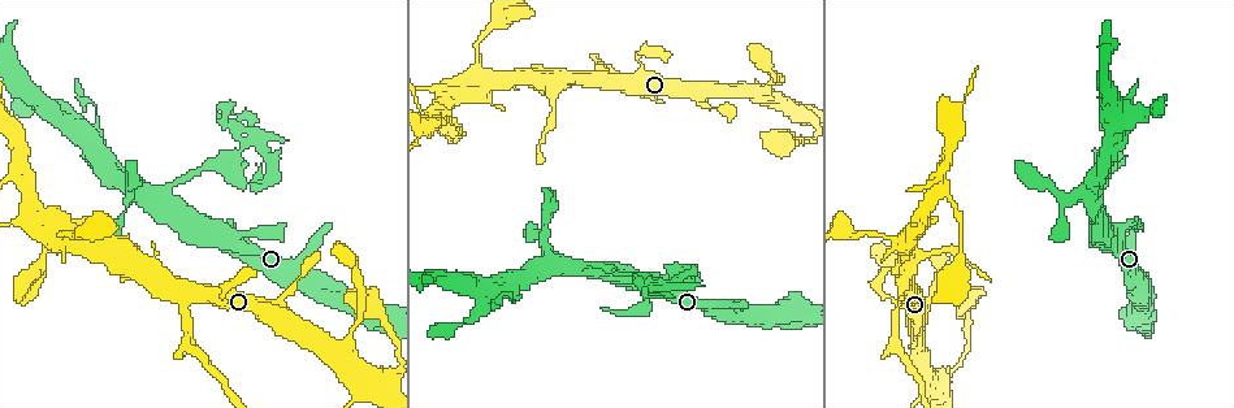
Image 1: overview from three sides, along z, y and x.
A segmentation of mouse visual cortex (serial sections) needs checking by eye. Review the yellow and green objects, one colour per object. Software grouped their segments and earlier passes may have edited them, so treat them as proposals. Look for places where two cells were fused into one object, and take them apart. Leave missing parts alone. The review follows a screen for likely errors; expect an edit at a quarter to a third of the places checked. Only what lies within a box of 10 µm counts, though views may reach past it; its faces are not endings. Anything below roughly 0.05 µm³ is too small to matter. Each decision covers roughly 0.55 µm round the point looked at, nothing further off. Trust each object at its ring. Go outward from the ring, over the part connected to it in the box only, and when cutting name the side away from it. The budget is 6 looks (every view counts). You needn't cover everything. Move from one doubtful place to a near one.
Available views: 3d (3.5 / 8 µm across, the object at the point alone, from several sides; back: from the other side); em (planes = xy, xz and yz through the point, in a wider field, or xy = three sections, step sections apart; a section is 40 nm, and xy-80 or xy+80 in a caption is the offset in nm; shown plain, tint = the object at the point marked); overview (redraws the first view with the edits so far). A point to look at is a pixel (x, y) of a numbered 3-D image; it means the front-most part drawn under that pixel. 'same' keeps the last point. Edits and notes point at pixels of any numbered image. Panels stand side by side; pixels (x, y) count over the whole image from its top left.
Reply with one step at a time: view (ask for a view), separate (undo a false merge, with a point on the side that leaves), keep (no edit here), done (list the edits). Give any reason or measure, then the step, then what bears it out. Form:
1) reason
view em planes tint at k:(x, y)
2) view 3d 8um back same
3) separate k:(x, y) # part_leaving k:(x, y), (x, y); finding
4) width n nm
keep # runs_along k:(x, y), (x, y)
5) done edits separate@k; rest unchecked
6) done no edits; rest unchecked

a narrow waist
view 3d 8um at 1:(894, 332)

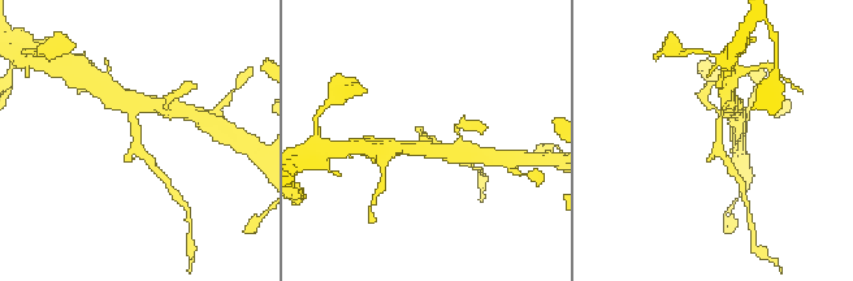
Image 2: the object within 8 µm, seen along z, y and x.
view em xy step 1 tint same

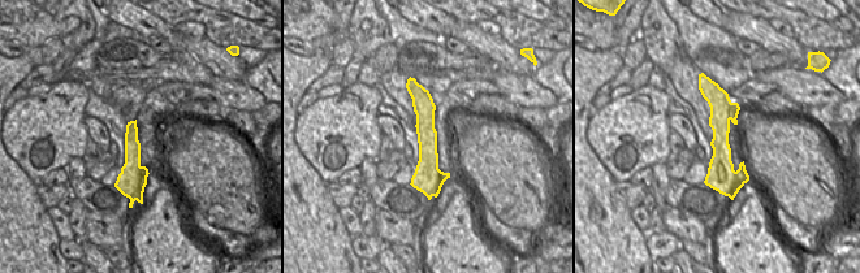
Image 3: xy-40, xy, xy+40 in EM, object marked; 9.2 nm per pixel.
separate 2:(142, 154) # part_leaving 2:(135, 126), (138, 150), (160, 174); two cells meet here

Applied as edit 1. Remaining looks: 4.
view overview

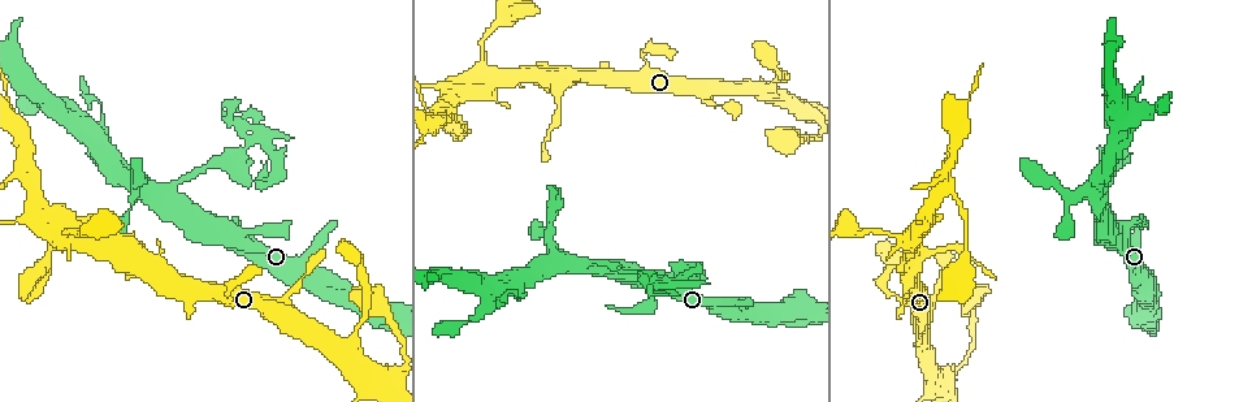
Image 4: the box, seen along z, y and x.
calibre changes
view 3d 8um at 4:(143, 259)

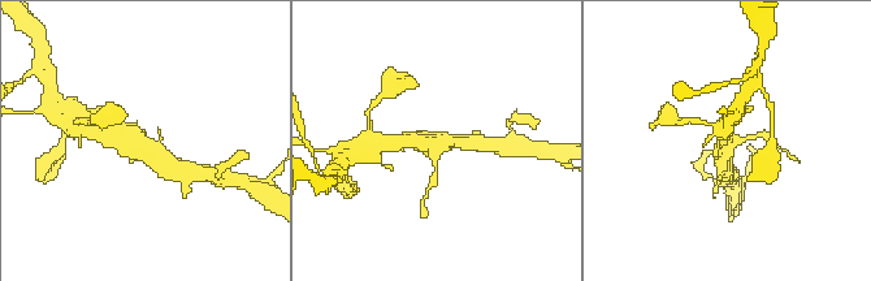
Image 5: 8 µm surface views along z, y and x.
zoom in
view 3d 3.5um same

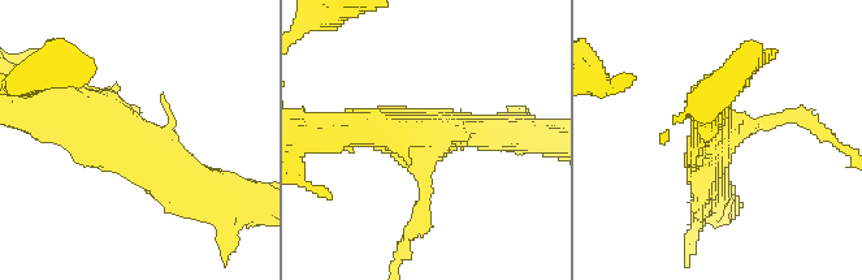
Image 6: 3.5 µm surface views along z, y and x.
view em xy step 1 tint at 6:(130, 134)

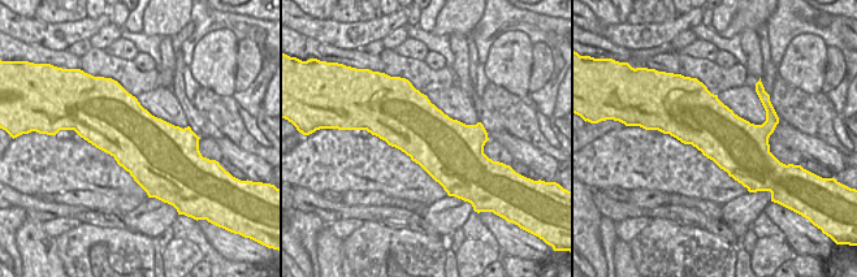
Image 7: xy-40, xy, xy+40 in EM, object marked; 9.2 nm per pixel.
keep # runs_along 6:(204, 186), (112, 119), (52, 107); one cell here

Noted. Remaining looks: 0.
done edits separate@2; rest unchecked

